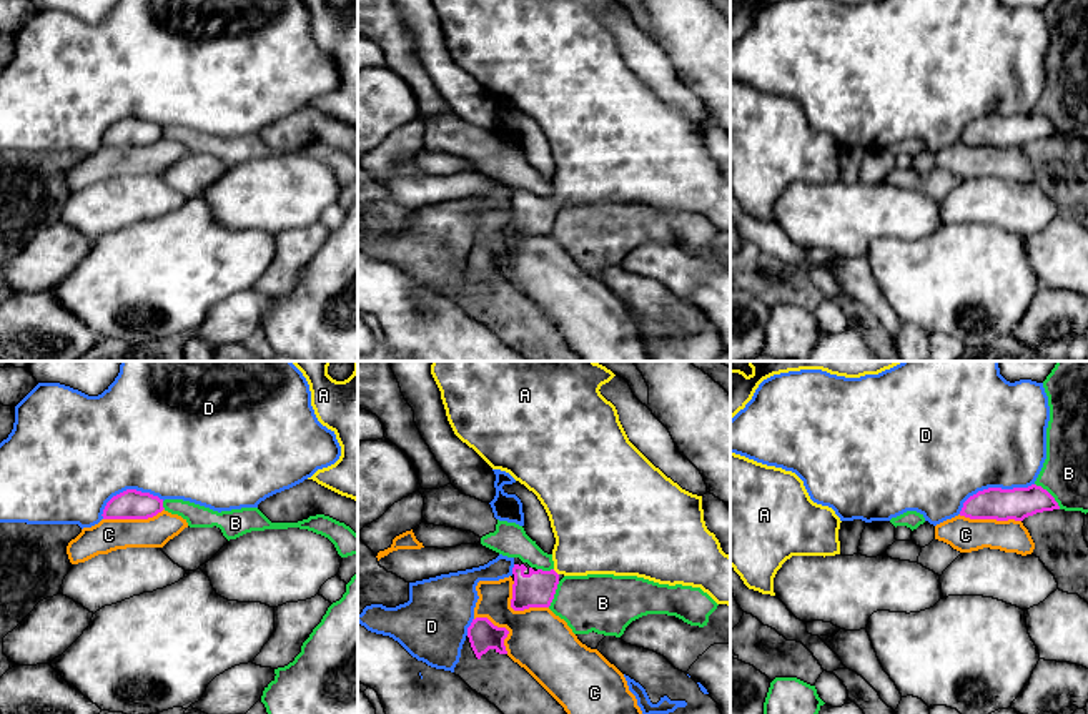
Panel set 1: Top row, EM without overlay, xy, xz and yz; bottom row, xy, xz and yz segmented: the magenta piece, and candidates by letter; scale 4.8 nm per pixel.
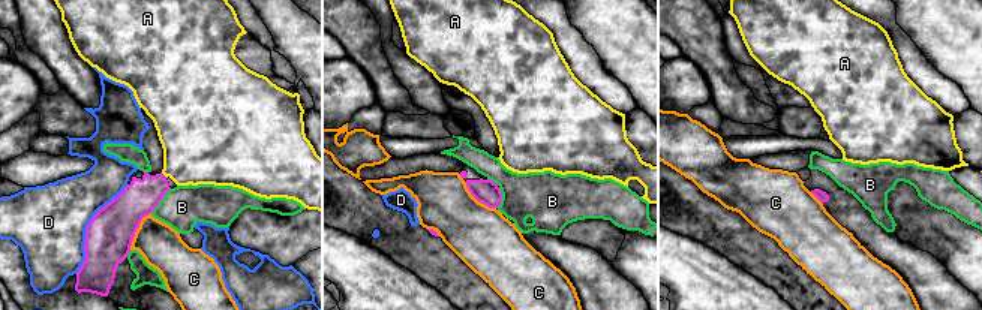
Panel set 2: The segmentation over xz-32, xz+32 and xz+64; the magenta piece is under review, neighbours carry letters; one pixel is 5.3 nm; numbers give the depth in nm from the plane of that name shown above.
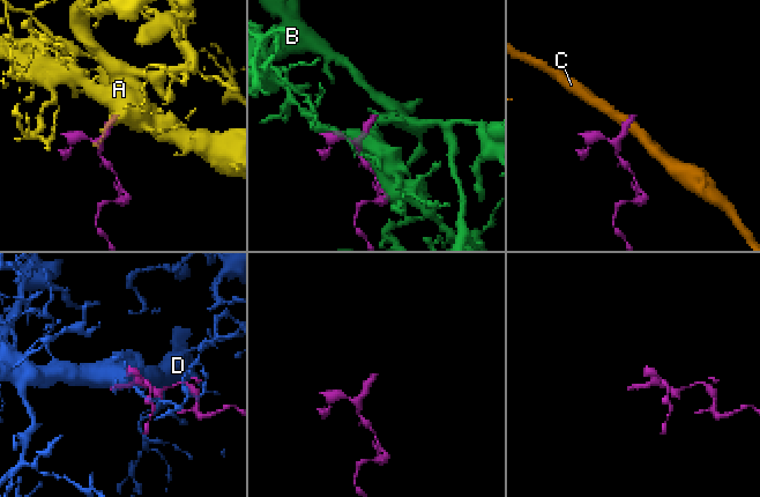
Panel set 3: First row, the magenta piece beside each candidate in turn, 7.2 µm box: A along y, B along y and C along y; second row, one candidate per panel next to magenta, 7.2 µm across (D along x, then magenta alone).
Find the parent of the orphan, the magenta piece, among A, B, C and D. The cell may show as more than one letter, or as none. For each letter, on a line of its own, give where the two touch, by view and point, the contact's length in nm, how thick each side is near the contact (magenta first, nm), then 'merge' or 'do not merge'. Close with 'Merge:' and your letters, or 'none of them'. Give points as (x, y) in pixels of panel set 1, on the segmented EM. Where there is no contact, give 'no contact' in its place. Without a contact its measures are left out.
A: contact xz (556, 573); length 40 nm; calibres 180 and 360 nm; merge
B: contact yz (1050, 495); length 180 nm; calibres 160 and 220 nm; do not merge
C: contact xz (518, 609); length 220 nm; calibres 180 and 300 nm; do not merge
D: contact yz (994, 488); length 400 nm; calibres 160 and 500 nm; do not merge
Merge: A

